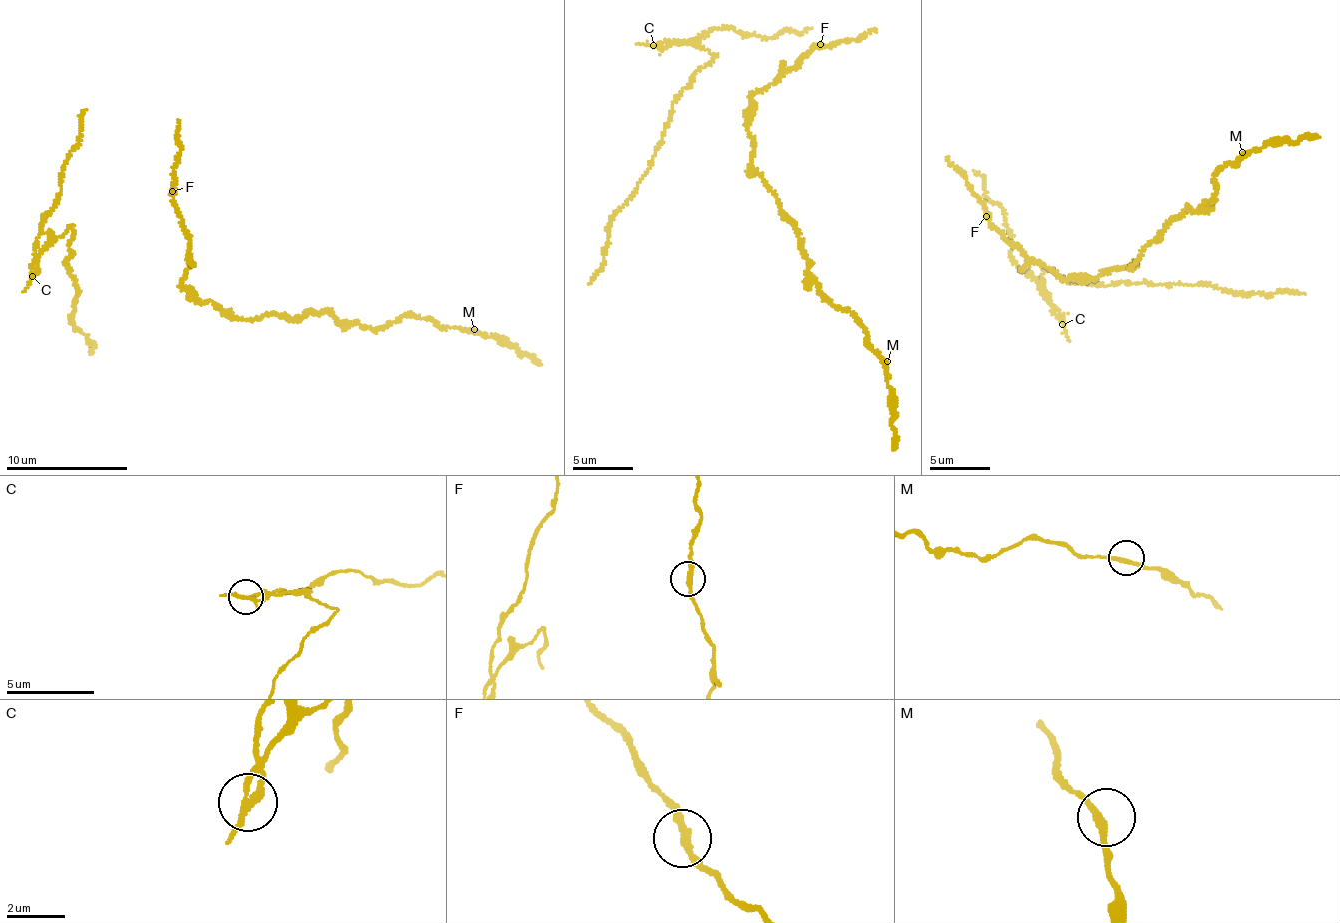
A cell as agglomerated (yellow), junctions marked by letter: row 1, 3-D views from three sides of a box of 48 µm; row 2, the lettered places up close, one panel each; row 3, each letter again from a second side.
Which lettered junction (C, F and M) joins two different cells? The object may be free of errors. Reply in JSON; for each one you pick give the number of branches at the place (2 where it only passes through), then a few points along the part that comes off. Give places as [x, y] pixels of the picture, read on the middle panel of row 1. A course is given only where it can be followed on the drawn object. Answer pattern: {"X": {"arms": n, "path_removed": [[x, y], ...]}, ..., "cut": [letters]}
{"C": {"arms": 2, "path_removed": [[654, 46], [696, 43], [713, 59], [694, 72], [672, 105], [652, 165], [614, 216], [603, 263], [588, 284]]}, "cut": ["C"]}

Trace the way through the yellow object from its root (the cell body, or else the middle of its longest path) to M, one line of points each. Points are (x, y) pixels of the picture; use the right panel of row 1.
M: (985, 212), (1031, 259), (1066, 280), (1090, 278), (1133, 265), (1171, 219), (1213, 199), (1219, 170), (1242, 152)

